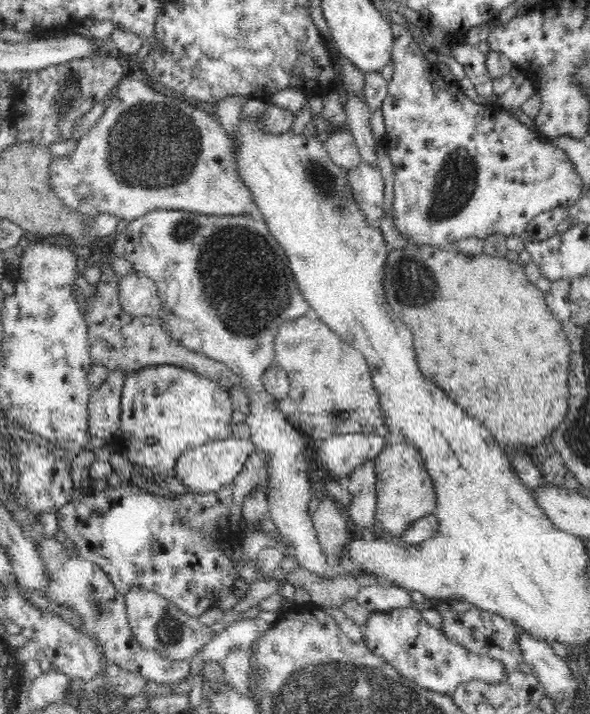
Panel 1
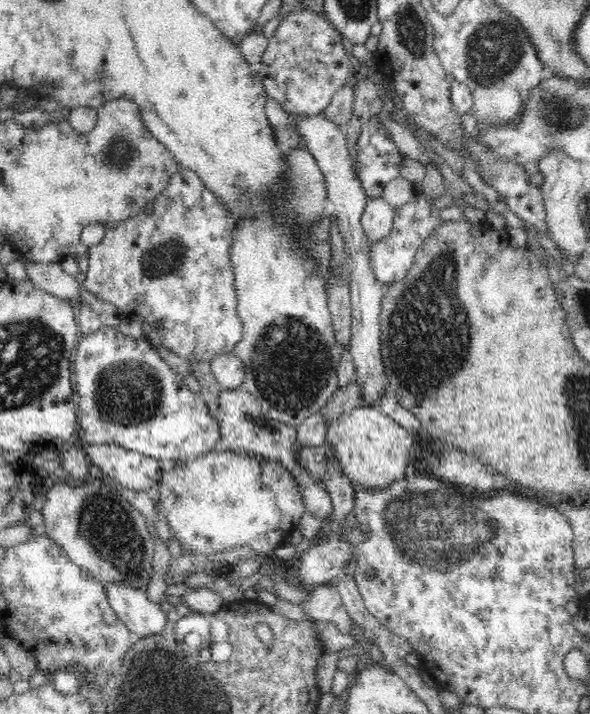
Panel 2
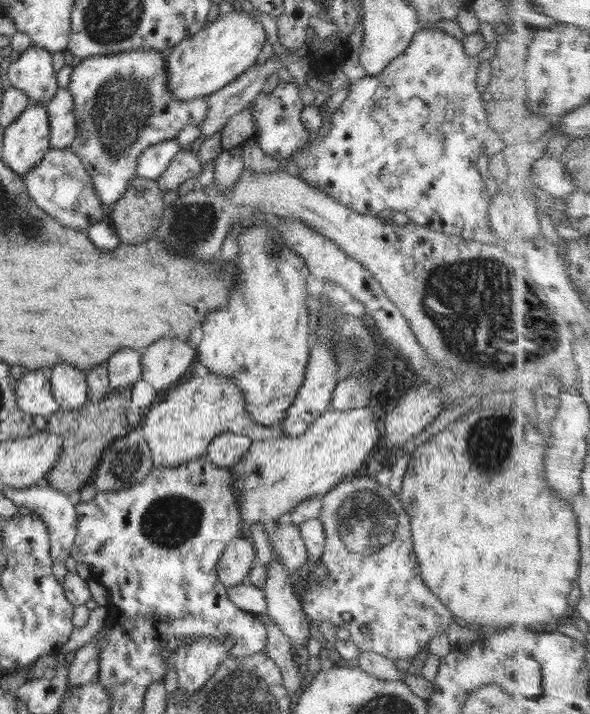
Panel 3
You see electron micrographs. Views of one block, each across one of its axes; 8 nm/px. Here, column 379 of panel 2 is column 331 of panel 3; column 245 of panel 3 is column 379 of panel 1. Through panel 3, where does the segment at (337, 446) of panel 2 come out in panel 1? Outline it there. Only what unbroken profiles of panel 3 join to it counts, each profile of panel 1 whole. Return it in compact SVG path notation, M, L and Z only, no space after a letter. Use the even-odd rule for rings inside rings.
M404 442L386 444L386 448L375 458L376 473L376 519L391 535L404 534L404 530L419 518L436 510L436 494L422 455L415 446Z

